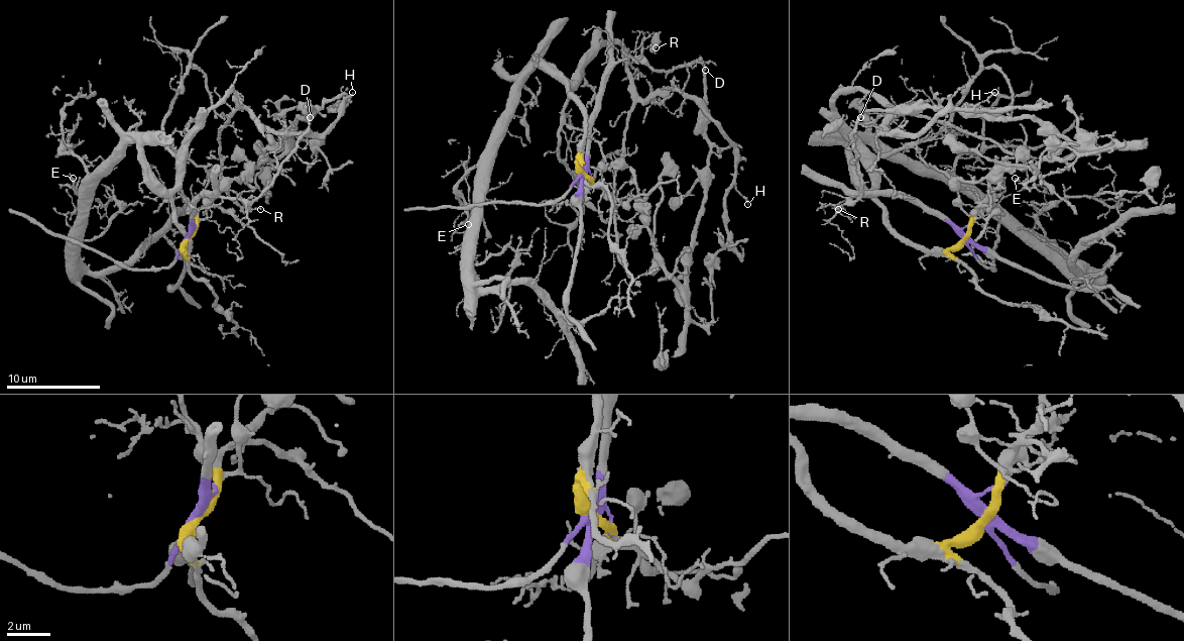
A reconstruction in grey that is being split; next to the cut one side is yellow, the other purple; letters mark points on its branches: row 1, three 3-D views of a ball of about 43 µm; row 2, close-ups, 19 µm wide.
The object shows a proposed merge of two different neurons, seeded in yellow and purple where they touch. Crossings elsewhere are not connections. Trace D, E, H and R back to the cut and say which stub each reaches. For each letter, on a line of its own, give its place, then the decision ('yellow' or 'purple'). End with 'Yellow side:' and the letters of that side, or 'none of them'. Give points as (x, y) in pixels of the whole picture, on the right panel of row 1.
D: at (860, 117); purple
E: at (1015, 178); yellow
H: at (994, 92); yellow
R: at (838, 209); purple
Yellow side: E, H

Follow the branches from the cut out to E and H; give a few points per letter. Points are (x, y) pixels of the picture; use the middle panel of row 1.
E: (583, 174), (579, 163), (583, 110), (548, 68), (534, 59), (484, 174), (470, 233), (468, 224)
H: (583, 174), (583, 110), (567, 87), (618, 44), (642, 99), (685, 91), (718, 127), (748, 205)

